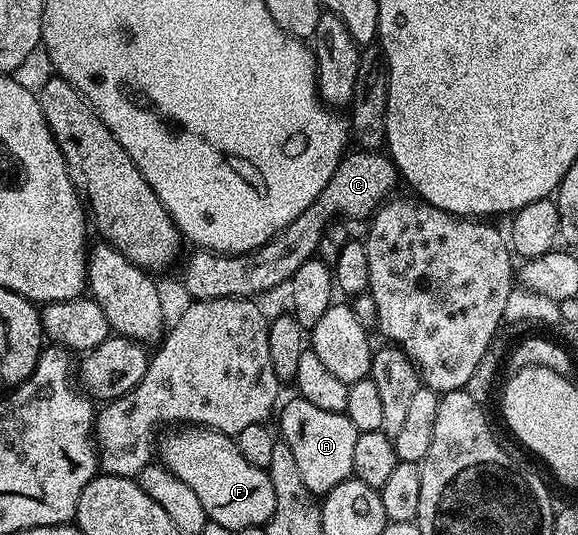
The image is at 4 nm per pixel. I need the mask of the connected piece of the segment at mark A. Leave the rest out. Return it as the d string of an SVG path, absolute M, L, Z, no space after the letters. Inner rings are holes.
M300 397L282 406L280 442L285 443L299 465L299 473L311 489L311 493L323 497L335 485L350 478L355 465L355 441L359 432L351 425L349 418L343 413L331 413L327 409L318 409L311 401Z

